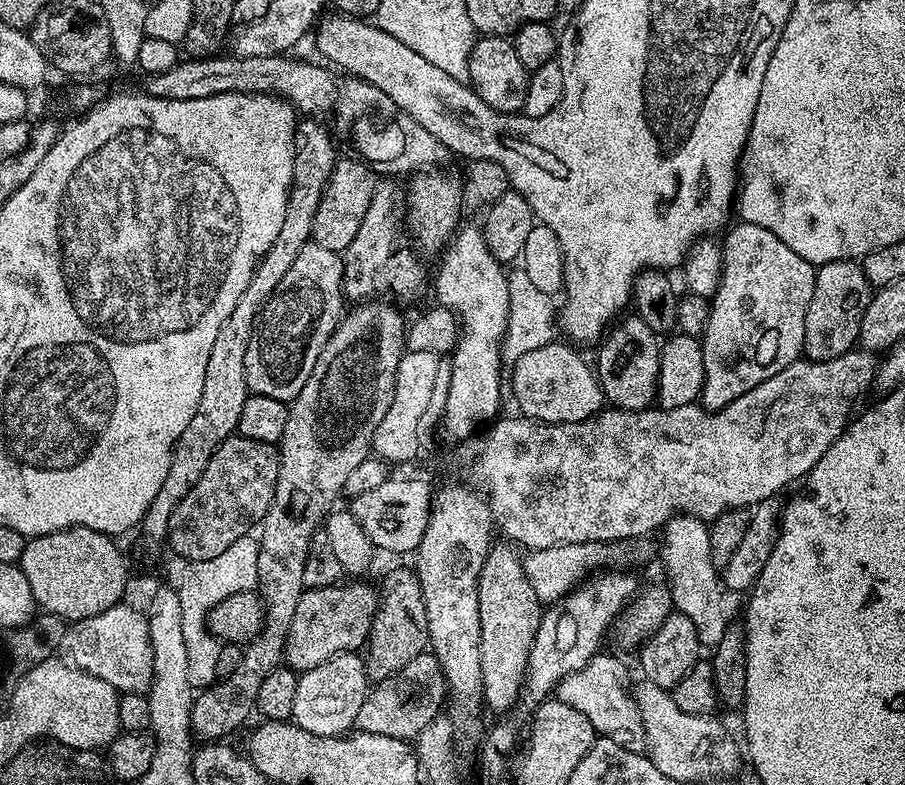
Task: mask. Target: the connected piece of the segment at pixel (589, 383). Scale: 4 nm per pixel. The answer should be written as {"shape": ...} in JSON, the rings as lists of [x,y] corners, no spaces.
{"shape":[[[553,342],[514,361],[512,396],[516,399],[519,415],[529,416],[544,424],[582,422],[597,415],[605,407],[604,392],[596,378],[593,365],[575,352],[571,343]]]}

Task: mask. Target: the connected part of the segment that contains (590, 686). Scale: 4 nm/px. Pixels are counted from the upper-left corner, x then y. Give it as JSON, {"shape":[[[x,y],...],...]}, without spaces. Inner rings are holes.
{"shape":[[[604,655],[592,656],[590,662],[582,666],[582,670],[566,674],[566,678],[562,678],[556,688],[555,699],[566,702],[566,706],[574,706],[574,710],[579,710],[581,714],[586,714],[586,718],[590,718],[590,726],[594,726],[601,737],[626,746],[626,750],[644,752],[646,730],[630,684],[628,688],[628,672],[618,657]]]}

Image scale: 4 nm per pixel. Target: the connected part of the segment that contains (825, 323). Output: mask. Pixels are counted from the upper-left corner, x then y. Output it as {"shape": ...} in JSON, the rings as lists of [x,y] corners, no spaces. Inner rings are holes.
{"shape":[[[835,260],[819,265],[816,268],[814,294],[810,298],[810,306],[806,310],[803,355],[809,360],[830,362],[830,358],[838,358],[842,354],[853,351],[857,347],[862,330],[862,314],[866,314],[866,306],[870,306],[873,295],[873,285],[869,284],[863,267],[857,261]]]}

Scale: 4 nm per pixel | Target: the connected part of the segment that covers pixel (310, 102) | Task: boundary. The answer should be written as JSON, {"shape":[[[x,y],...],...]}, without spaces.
{"shape":[[[288,54],[266,58],[220,55],[184,58],[162,74],[145,75],[143,91],[154,98],[167,100],[210,98],[227,92],[266,92],[287,100],[300,114],[320,114],[316,112],[328,112],[333,108],[336,111],[335,135],[339,139],[341,136],[356,151],[353,153],[369,165],[392,164],[400,156],[401,168],[410,174],[415,170],[444,166],[450,159],[447,146],[438,142],[430,130],[422,130],[422,126],[418,126],[418,122],[414,122],[402,106],[382,94],[378,86],[370,86],[365,80],[344,78],[339,84],[323,63],[307,64],[304,60],[291,60],[293,57]]]}

